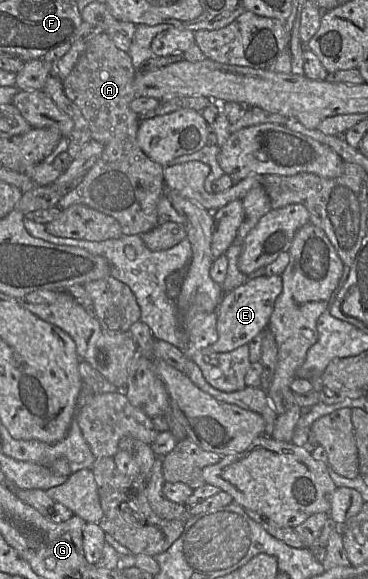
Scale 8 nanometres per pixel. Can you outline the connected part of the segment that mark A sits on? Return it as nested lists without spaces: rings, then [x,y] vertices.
[[[100,33],[87,42],[85,51],[63,80],[66,95],[80,109],[89,125],[91,138],[103,145],[103,152],[80,184],[63,196],[57,206],[63,210],[74,204],[83,204],[110,215],[119,222],[123,235],[143,234],[155,228],[159,224],[157,205],[166,192],[164,166],[151,160],[137,142],[140,118],[130,108],[130,103],[136,98],[133,87],[135,76],[130,55],[120,50],[106,33]]]

